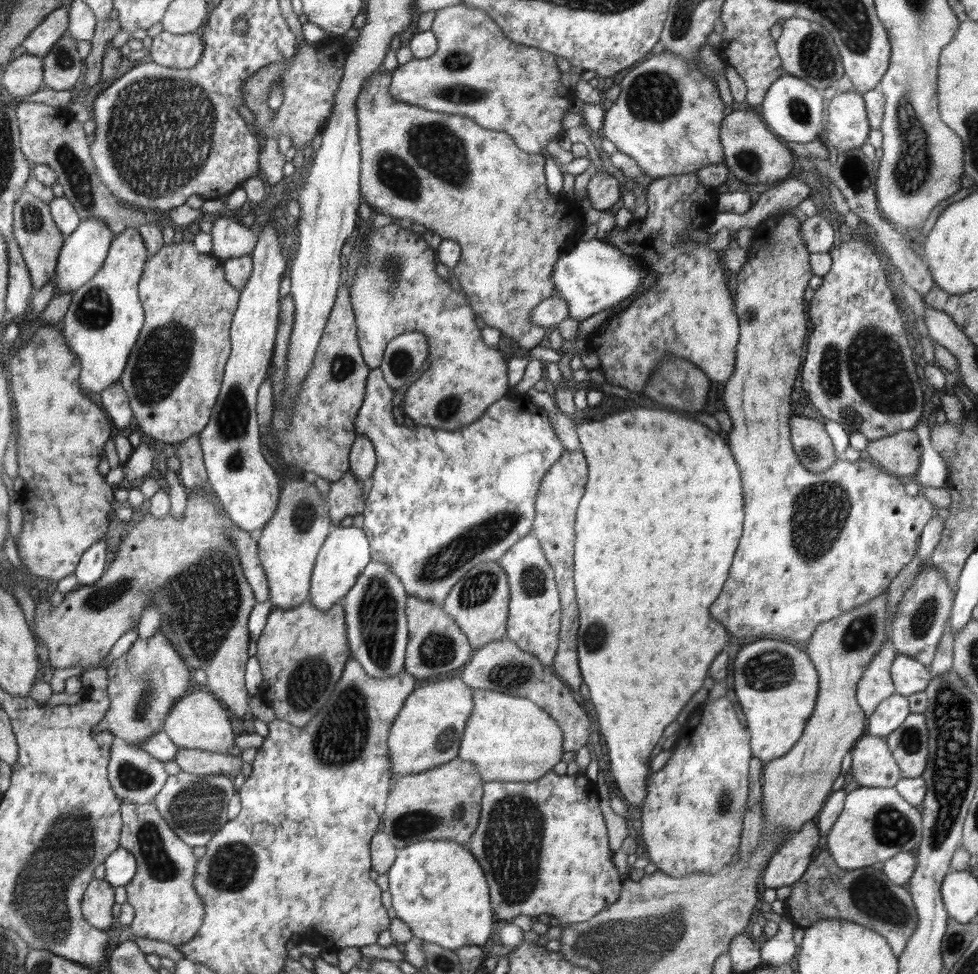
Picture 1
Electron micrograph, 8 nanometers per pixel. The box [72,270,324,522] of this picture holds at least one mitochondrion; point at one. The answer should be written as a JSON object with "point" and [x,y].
{"point":[162,359]}

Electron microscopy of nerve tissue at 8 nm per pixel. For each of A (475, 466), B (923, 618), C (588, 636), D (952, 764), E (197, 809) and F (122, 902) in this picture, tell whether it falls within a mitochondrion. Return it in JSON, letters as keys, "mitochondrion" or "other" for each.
{"A":"other","B":"mitochondrion","C":"mitochondrion","D":"mitochondrion","E":"mitochondrion","F":"other"}

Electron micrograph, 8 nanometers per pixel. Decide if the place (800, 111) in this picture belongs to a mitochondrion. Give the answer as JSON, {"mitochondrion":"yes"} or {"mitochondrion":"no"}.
{"mitochondrion":"yes"}

